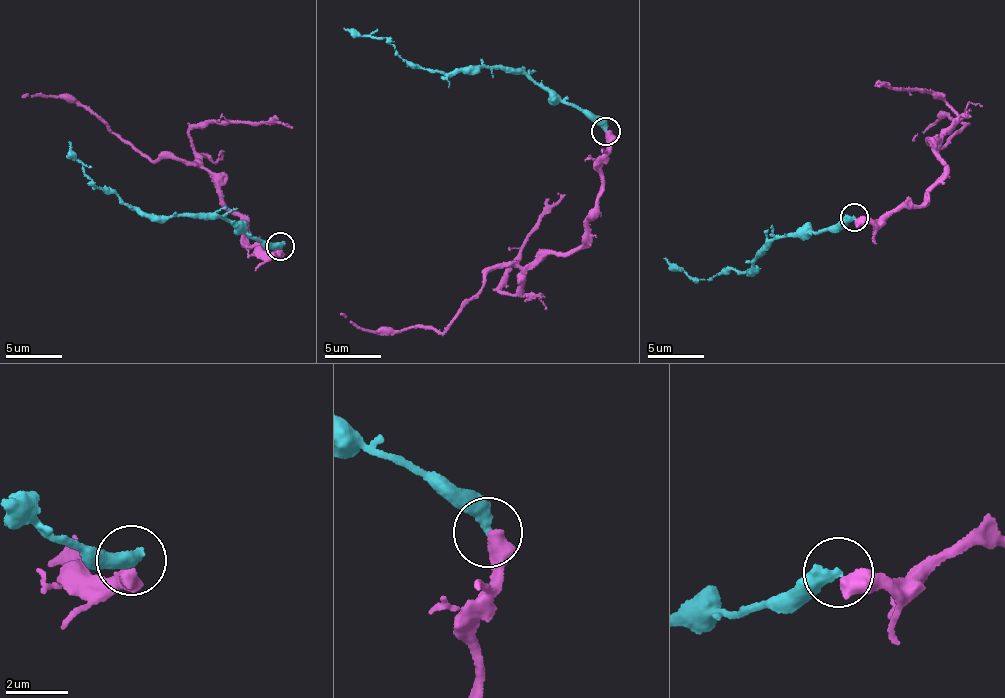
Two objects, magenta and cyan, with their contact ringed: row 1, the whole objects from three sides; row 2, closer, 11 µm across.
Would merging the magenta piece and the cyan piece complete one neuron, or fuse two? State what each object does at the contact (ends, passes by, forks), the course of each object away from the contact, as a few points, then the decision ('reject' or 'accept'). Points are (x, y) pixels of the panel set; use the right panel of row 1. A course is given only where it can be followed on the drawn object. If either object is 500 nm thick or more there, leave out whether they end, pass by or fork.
magenta runs (854, 219), (920, 206), (947, 165), (937, 138), (927, 142), (941, 147), (963, 124), (942, 118), (914, 140); cyan runs (854, 216), (844, 224), (774, 241), (756, 254), (749, 269), (740, 274), (731, 268), (696, 280), (664, 259); reject

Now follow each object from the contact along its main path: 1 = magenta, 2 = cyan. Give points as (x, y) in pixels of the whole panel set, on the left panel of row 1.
1: (281, 247), (251, 248), (208, 170), (153, 161), (62, 99), (23, 96)
2: (281, 245), (273, 246), (220, 218), (185, 212), (157, 215), (121, 204), (116, 193), (89, 183), (68, 142)

